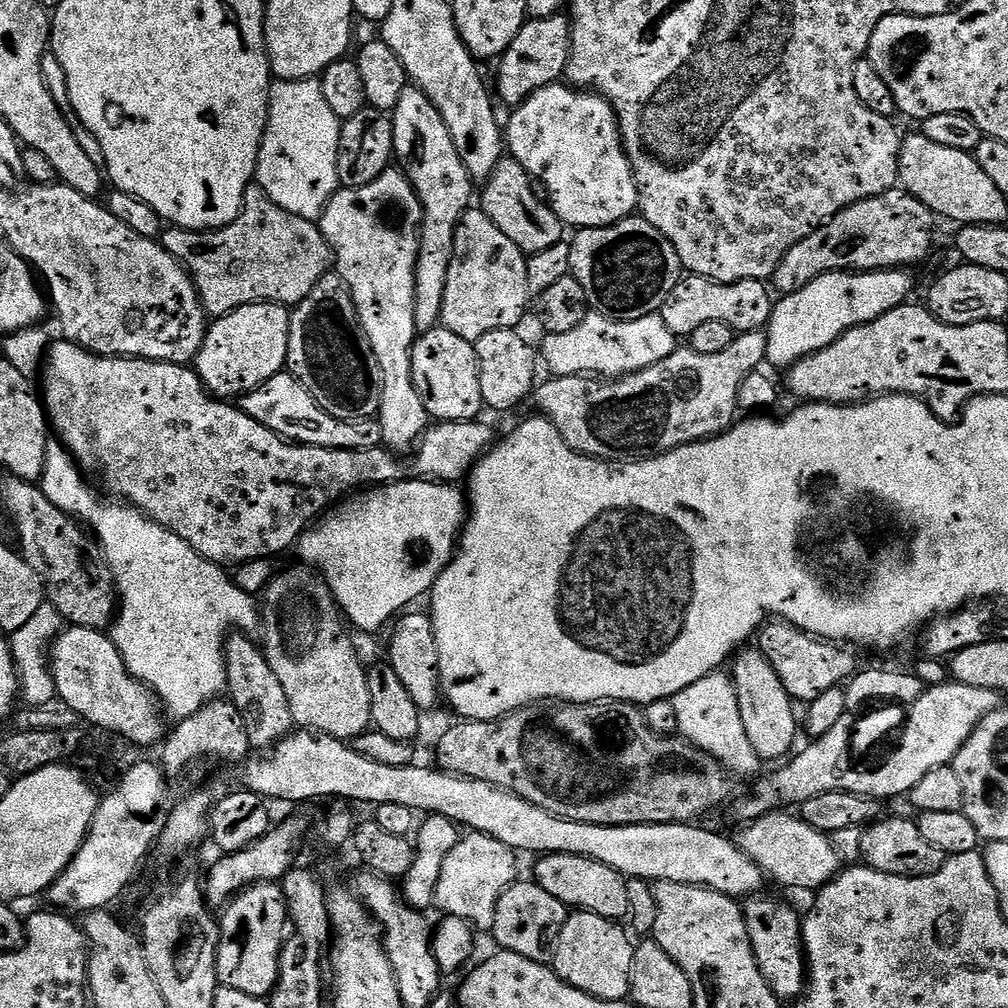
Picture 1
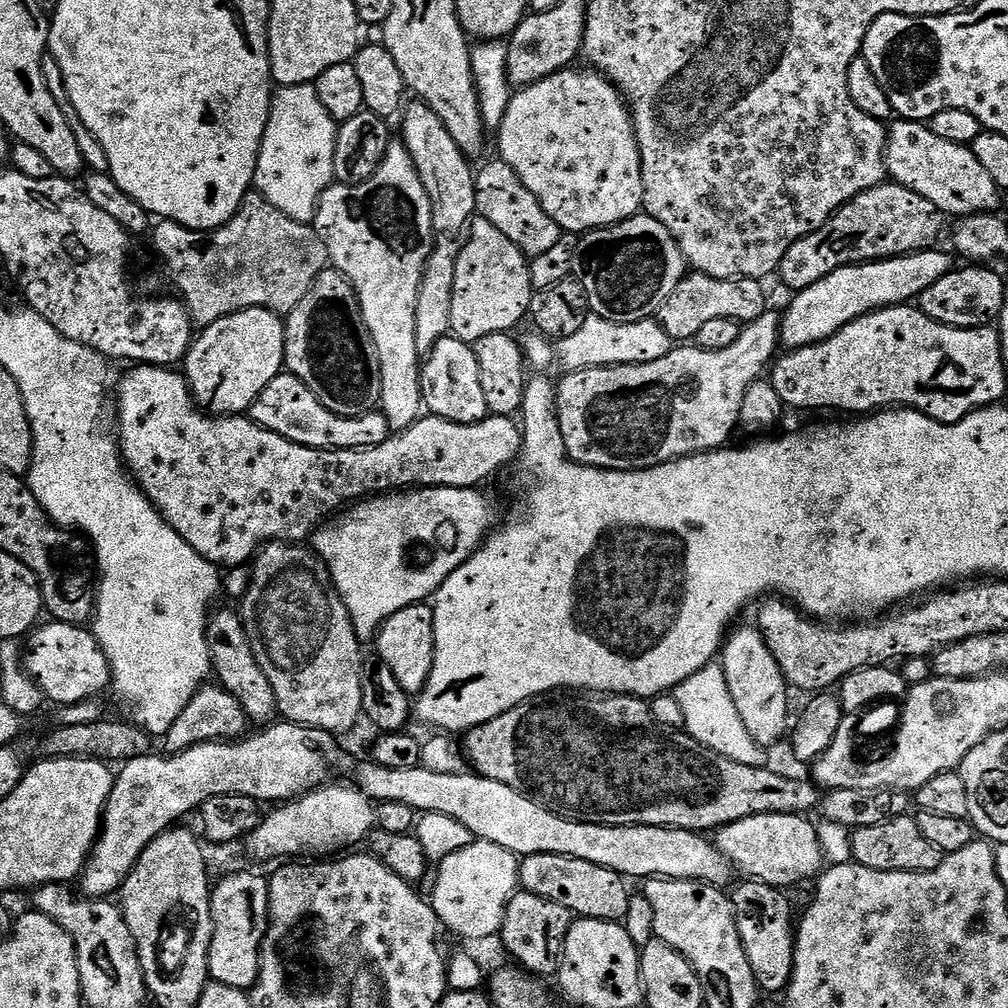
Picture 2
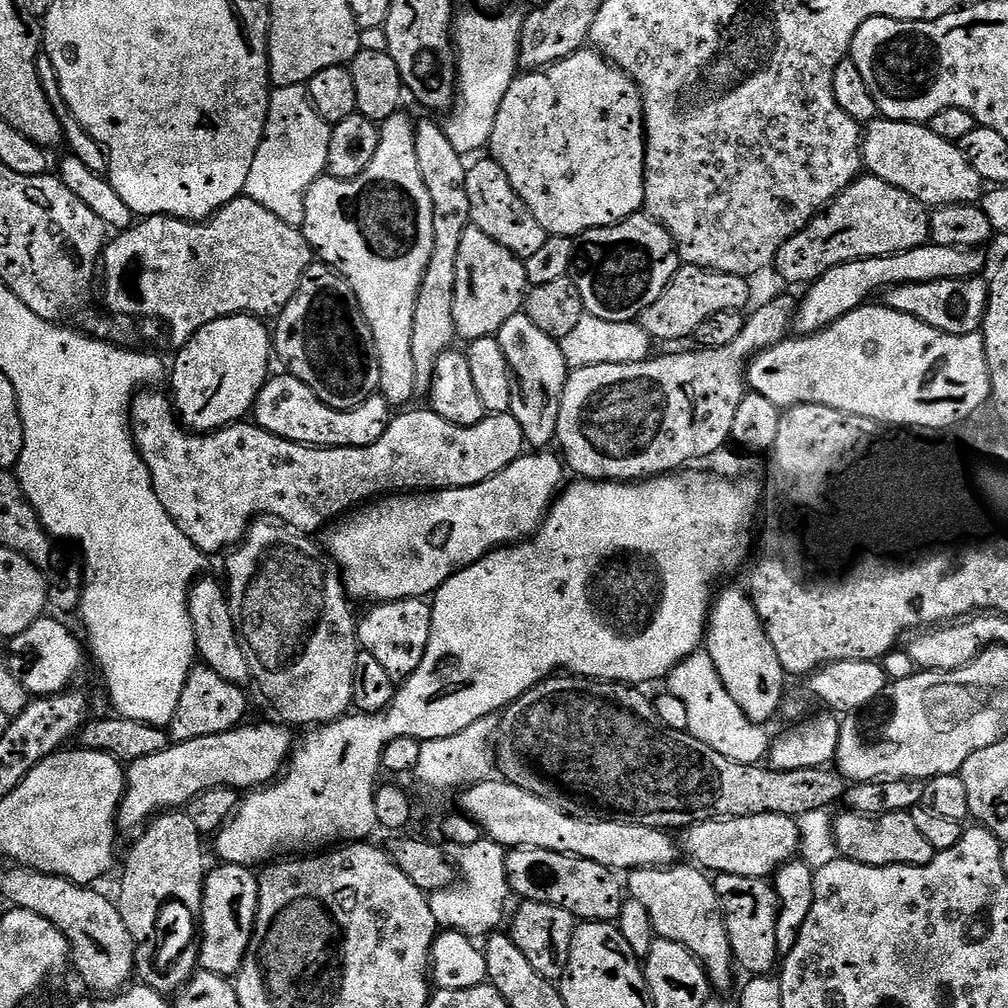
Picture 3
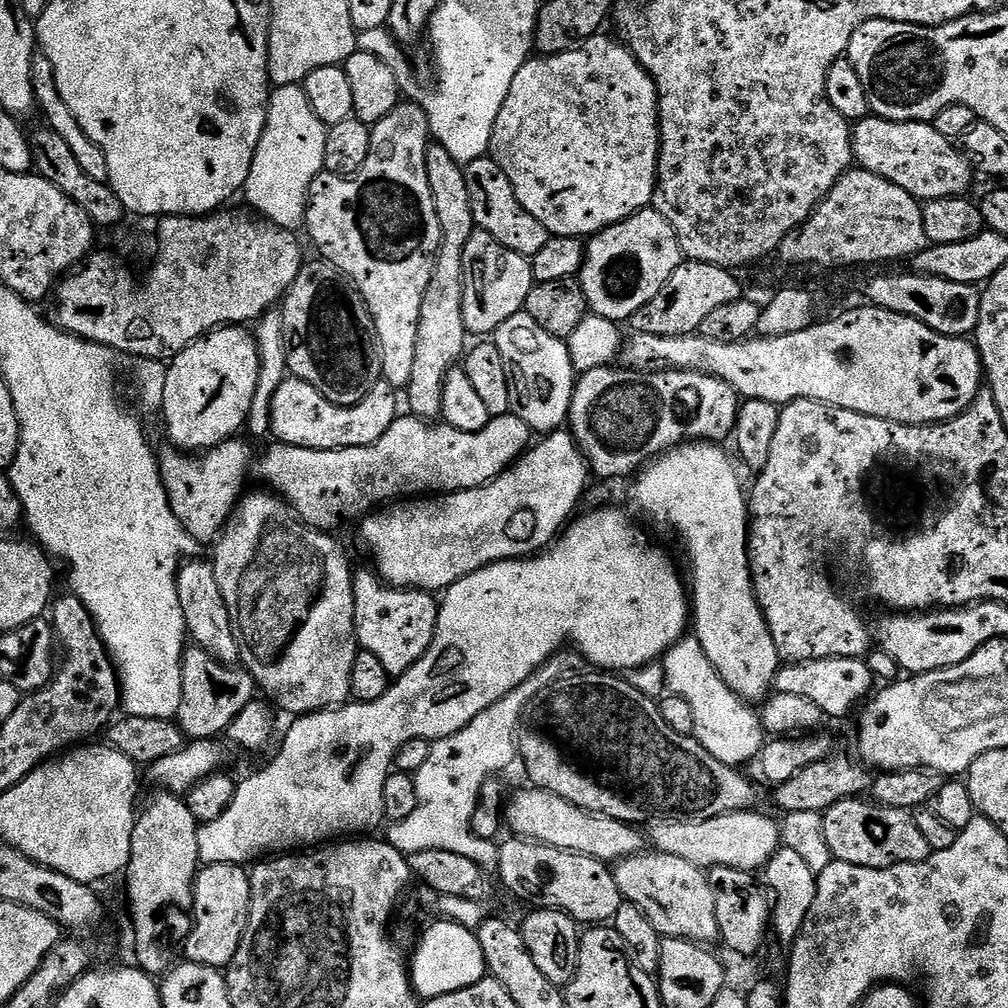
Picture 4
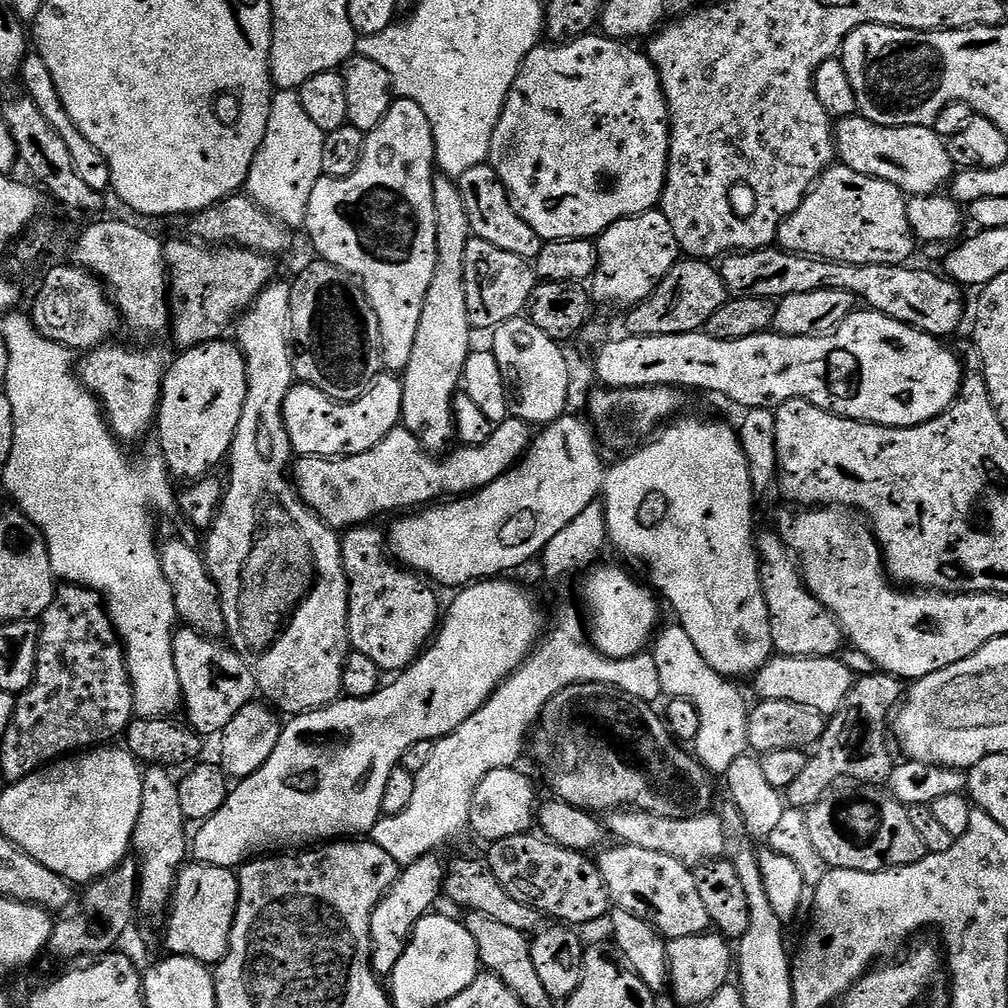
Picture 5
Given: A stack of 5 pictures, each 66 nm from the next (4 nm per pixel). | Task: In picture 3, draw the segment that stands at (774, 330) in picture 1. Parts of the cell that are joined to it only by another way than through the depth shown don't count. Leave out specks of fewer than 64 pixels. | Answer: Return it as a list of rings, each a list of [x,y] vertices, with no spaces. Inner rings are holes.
[[[931,242],[918,246],[914,250],[899,252],[893,256],[879,256],[878,258],[866,258],[865,260],[855,260],[846,262],[842,266],[832,268],[826,274],[822,274],[807,289],[808,292],[799,301],[795,331],[800,334],[811,334],[820,332],[823,328],[829,328],[838,318],[853,312],[855,308],[862,308],[873,299],[872,296],[883,293],[885,290],[895,288],[898,284],[921,284],[922,282],[942,282],[943,280],[970,280],[981,275],[984,268],[985,253],[979,248],[955,248],[954,246],[942,246]]]

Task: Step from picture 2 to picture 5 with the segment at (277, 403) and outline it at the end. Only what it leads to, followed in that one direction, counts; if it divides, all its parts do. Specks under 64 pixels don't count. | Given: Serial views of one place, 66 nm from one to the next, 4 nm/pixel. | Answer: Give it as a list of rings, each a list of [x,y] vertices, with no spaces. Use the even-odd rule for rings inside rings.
[[[381,374],[357,400],[335,400],[314,384],[293,383],[284,399],[284,421],[293,449],[300,456],[335,458],[362,454],[378,446],[401,423],[403,386],[399,375]]]

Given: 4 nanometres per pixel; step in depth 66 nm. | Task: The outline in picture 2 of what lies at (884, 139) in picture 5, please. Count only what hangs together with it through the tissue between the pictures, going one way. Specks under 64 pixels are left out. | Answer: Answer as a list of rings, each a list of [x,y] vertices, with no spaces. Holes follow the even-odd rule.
[[[897,119],[888,128],[884,164],[888,167],[888,176],[895,183],[906,190],[914,190],[914,194],[922,194],[926,202],[934,202],[936,209],[945,217],[973,216],[999,209],[1002,190],[979,165],[971,147],[938,138],[938,134],[928,129],[927,123]]]

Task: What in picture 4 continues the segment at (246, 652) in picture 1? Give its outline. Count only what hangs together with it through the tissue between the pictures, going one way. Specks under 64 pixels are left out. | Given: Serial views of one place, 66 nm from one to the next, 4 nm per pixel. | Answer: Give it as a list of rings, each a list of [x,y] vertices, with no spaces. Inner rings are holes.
[[[188,558],[181,563],[180,572],[176,575],[178,582],[178,602],[182,602],[182,614],[188,627],[188,636],[195,647],[206,650],[215,660],[223,664],[236,666],[241,663],[240,644],[234,634],[230,610],[218,586],[211,563],[207,559]]]

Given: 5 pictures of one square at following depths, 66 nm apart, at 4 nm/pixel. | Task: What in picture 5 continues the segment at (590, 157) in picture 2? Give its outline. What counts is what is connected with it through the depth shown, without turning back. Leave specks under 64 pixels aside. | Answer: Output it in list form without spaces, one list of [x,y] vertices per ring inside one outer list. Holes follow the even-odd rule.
[[[589,34],[586,36],[568,38],[563,42],[552,42],[549,43],[549,45],[549,48],[537,46],[534,50],[530,50],[530,54],[522,62],[522,66],[518,70],[518,78],[514,82],[514,86],[506,98],[506,106],[498,118],[498,126],[494,126],[494,138],[490,142],[490,154],[488,155],[487,163],[491,164],[492,169],[498,174],[502,186],[508,192],[508,197],[512,199],[512,205],[516,213],[540,235],[541,240],[545,242],[549,240],[561,240],[562,238],[586,238],[587,240],[592,240],[593,238],[599,237],[600,233],[605,232],[614,222],[618,222],[627,216],[641,216],[644,212],[653,211],[653,209],[659,205],[660,196],[664,192],[664,186],[668,178],[668,151],[670,150],[670,142],[672,141],[672,118],[668,114],[668,99],[666,98],[664,87],[660,81],[660,71],[654,66],[654,62],[648,56],[647,51],[640,49],[639,52],[638,49],[631,48],[631,43],[622,40],[614,40],[612,37],[603,34]]]

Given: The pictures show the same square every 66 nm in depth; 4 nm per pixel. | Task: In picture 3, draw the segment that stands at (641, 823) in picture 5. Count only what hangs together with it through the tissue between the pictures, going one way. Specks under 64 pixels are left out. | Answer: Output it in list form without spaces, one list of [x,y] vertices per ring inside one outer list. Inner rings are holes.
[[[754,814],[734,816],[730,820],[707,820],[683,829],[682,836],[683,851],[685,848],[697,860],[693,861],[701,869],[725,876],[763,880],[777,873],[787,862],[797,859],[801,851],[797,821],[782,814]]]

